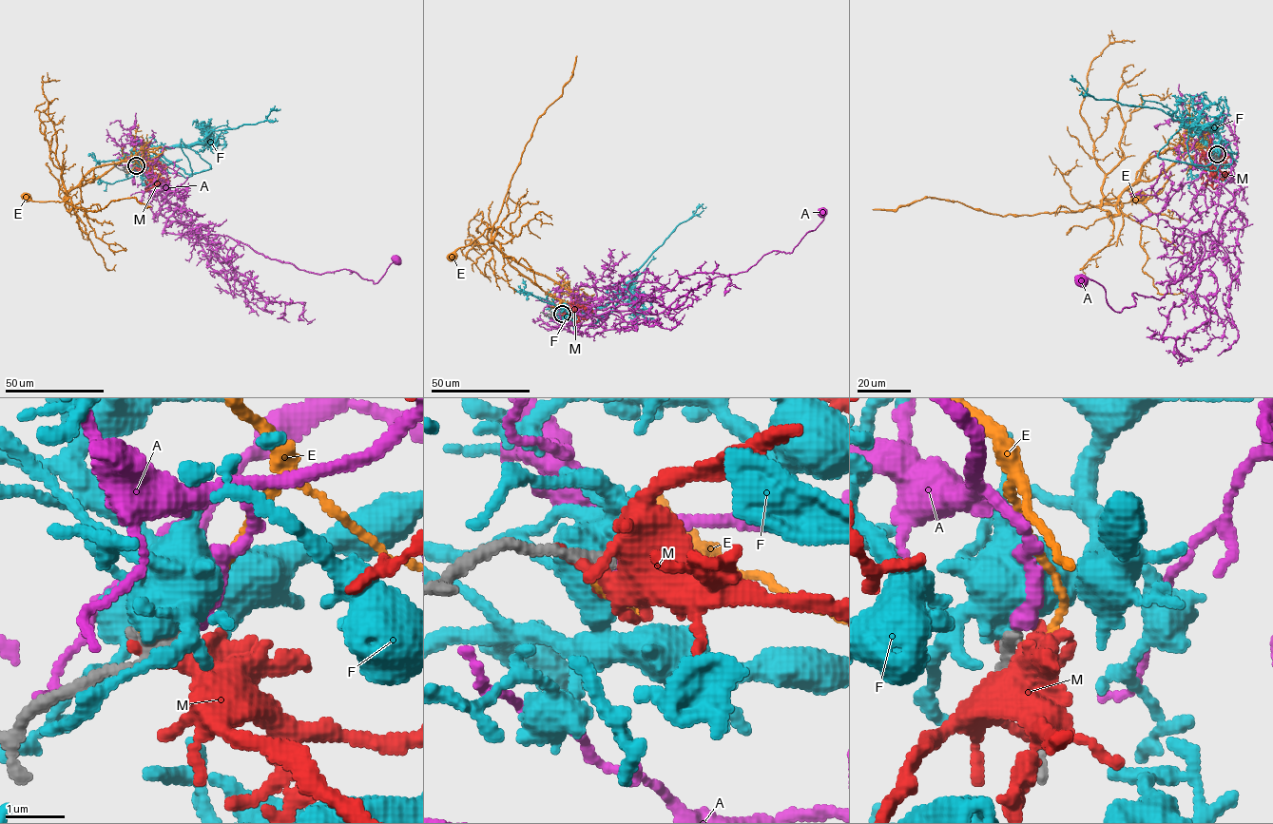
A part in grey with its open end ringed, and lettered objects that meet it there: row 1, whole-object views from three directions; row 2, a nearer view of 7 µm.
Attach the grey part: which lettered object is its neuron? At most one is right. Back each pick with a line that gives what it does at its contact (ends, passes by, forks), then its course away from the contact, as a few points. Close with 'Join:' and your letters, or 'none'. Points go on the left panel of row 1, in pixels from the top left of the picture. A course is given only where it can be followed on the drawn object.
A: it ends | via (136, 164), (145, 160), (176, 206), (165, 232), (227, 236), (298, 269), (346, 269), (375, 283), (395, 260)
Join: A

